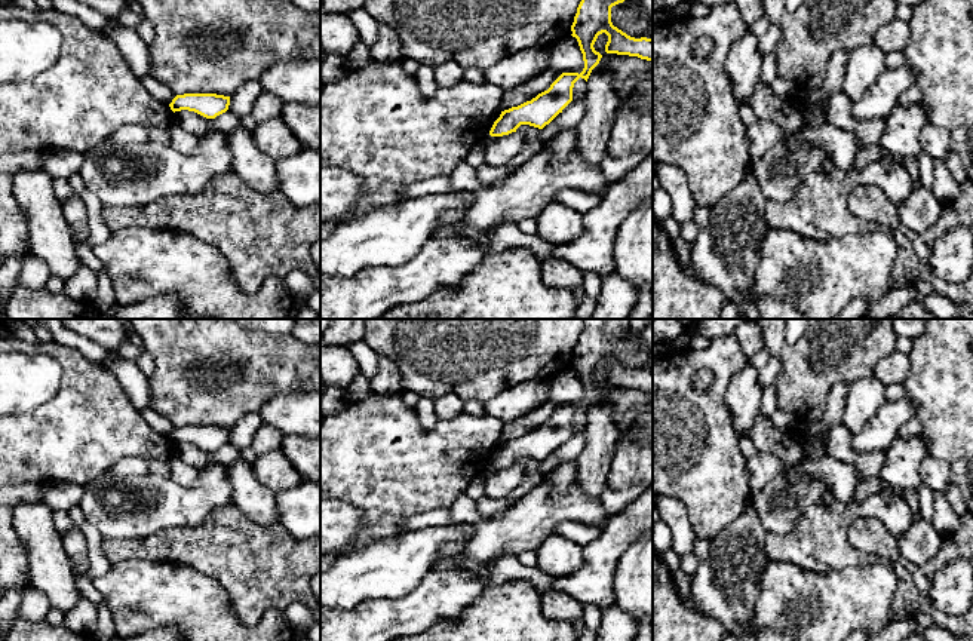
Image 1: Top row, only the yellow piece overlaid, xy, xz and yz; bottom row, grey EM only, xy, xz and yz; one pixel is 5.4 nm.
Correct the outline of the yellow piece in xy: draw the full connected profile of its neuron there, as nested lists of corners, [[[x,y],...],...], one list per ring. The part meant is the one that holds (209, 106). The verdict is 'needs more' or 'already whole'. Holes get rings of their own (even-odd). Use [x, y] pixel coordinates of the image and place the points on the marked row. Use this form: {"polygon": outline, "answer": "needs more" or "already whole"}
{"polygon": [[[184,93],[177,95],[169,104],[171,110],[194,111],[206,119],[215,119],[217,116],[225,113],[230,105],[230,96],[217,93]]], "answer": "already whole"}

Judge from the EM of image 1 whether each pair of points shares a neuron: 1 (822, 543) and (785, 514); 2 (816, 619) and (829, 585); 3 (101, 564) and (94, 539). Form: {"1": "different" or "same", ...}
{"1": "different", "2": "same", "3": "same"}

